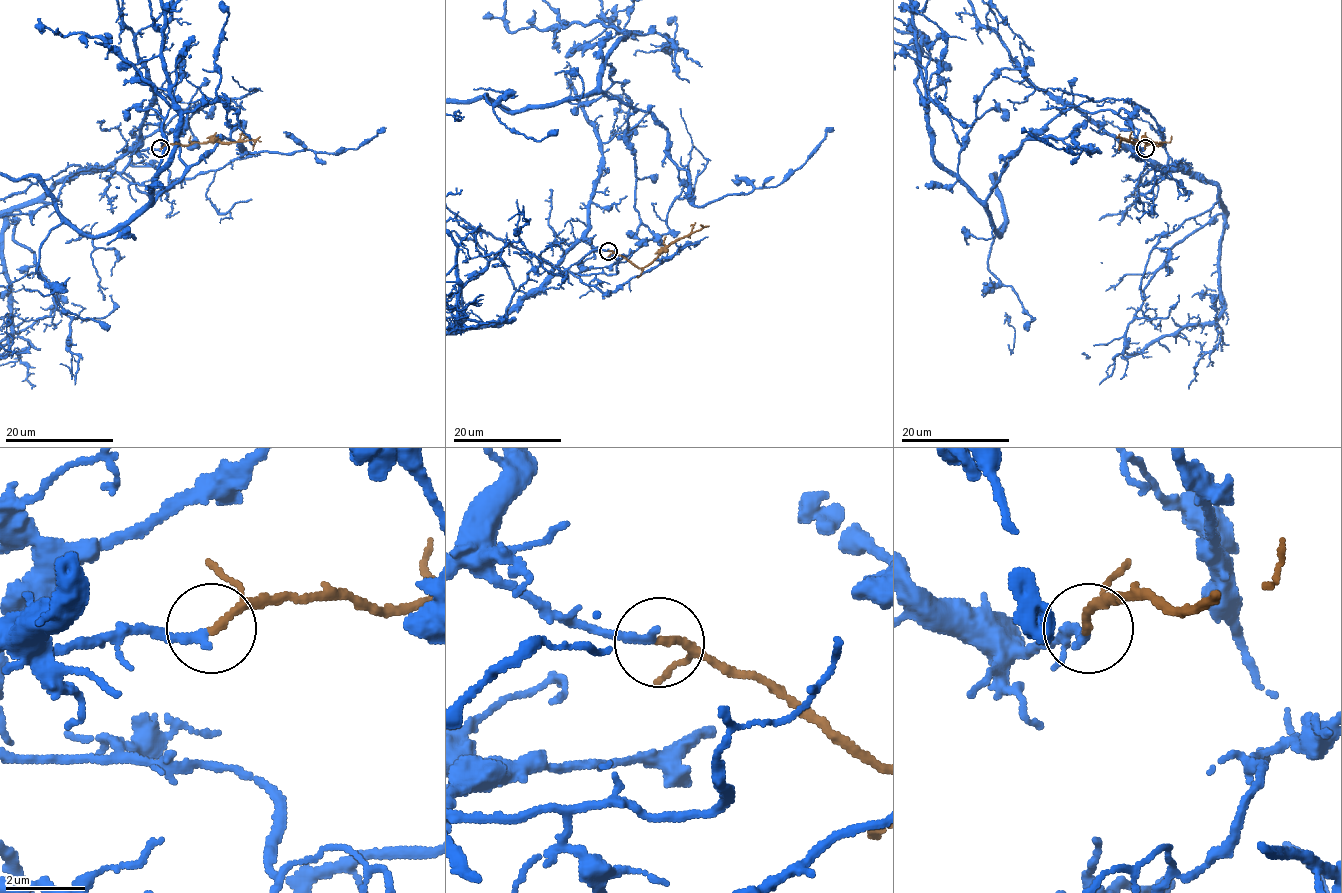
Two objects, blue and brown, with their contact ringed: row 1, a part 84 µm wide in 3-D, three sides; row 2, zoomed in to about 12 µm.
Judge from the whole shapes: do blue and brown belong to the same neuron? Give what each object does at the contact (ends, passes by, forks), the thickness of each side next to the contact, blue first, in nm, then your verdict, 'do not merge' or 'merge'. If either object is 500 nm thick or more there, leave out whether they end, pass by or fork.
blue ends | brown passes by | 240/150 nm | merge

